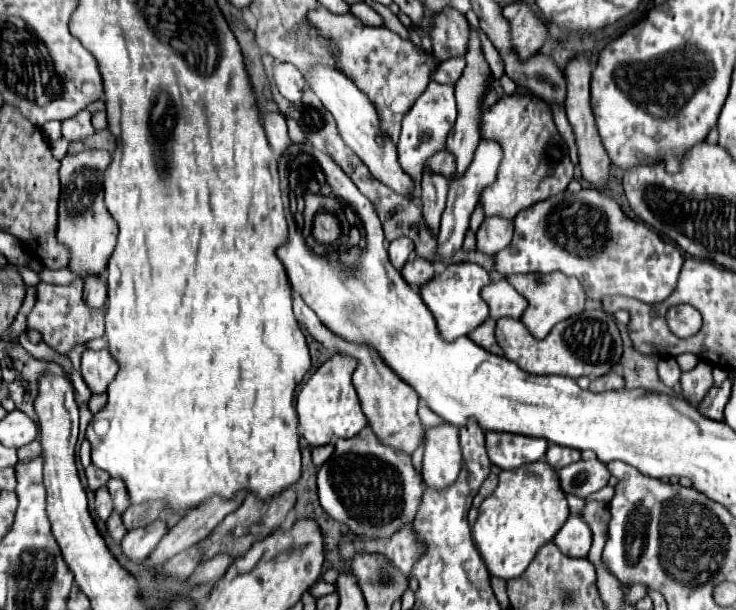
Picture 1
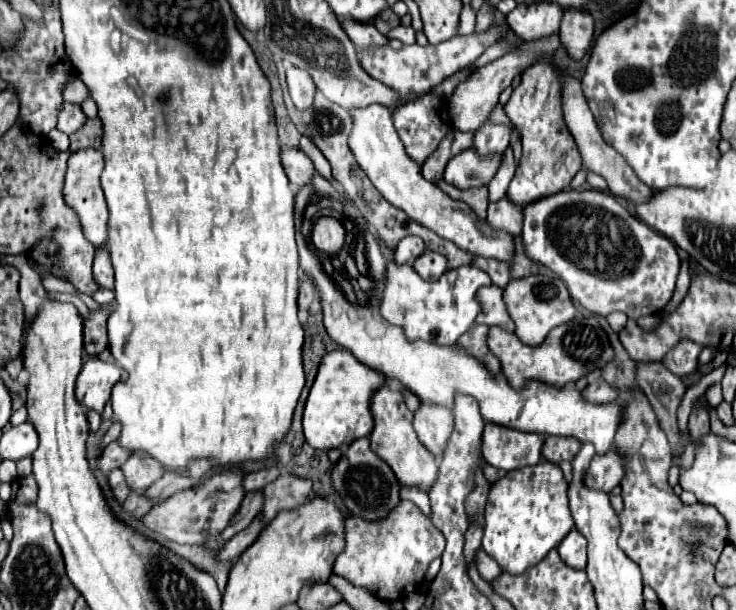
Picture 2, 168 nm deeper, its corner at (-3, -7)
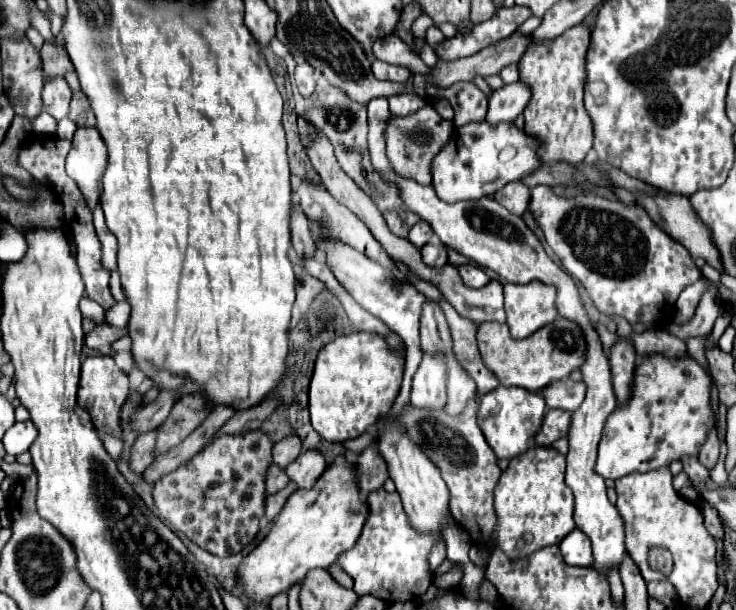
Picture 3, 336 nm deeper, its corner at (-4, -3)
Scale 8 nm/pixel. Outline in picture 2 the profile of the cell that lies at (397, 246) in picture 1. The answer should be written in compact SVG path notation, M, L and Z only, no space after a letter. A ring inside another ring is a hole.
M405 237L403 241L399 241L393 259L399 265L403 265L403 263L411 265L423 251L425 251L425 243L421 237Z

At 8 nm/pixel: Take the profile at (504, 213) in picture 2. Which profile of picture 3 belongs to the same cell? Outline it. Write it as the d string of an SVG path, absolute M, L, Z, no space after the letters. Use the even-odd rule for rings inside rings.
M514 181L514 183L508 183L506 187L502 187L500 191L496 191L494 199L504 205L508 211L512 211L514 215L524 215L524 211L528 209L528 203L530 203L530 189L520 183L520 181Z

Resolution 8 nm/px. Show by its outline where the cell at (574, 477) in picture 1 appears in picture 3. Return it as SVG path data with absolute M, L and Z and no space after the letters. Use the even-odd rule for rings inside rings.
M662 353L642 355L636 363L636 379L632 379L632 399L628 407L620 407L608 415L602 441L598 445L598 459L594 471L604 479L620 479L630 473L644 473L656 467L668 467L672 461L680 461L688 455L698 455L708 431L714 429L716 419L710 405L712 379L708 371L696 363L692 355L684 357L666 357Z

